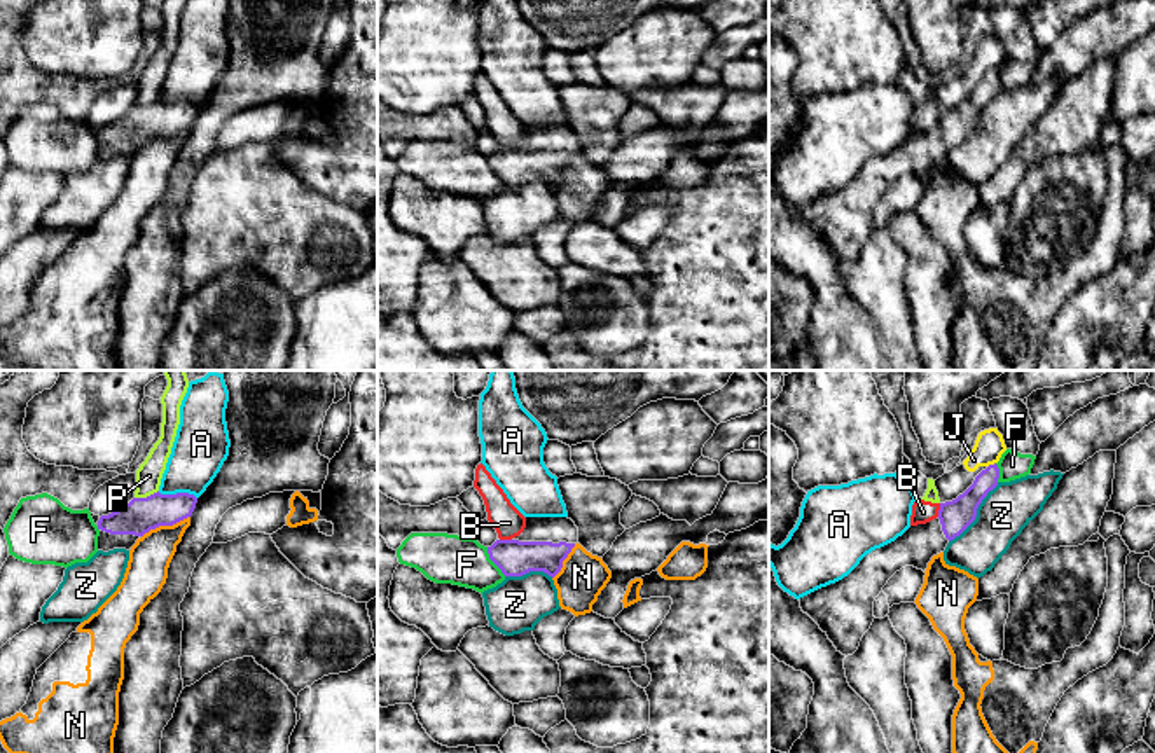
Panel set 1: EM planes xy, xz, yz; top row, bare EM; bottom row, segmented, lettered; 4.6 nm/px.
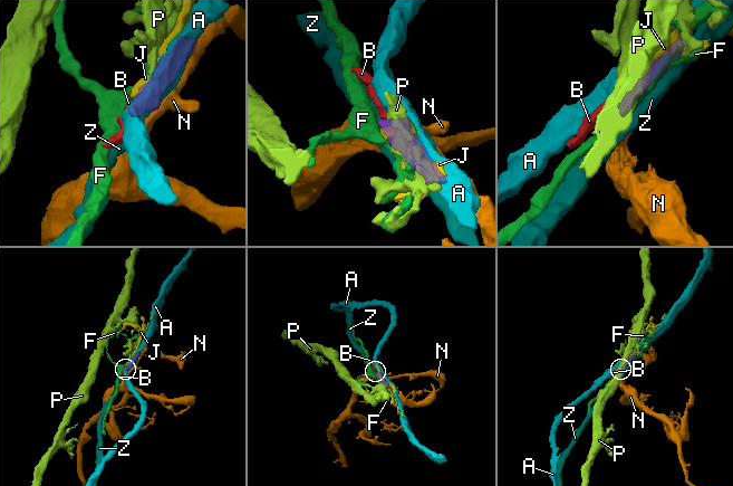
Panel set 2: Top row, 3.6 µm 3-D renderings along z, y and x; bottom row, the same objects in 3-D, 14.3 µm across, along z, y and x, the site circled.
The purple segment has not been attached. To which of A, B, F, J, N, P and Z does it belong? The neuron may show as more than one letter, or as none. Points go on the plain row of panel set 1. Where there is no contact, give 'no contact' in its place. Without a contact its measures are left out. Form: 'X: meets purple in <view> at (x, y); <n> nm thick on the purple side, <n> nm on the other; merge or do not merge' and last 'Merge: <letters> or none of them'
A: meets purple in xy at (177, 102); 160 nm thick on the purple side, 260 nm on the other; do not merge
B: meets purple in yz at (939, 119); 150 nm thick on the purple side, 100 nm on the other; do not merge
F: meets purple in xz at (491, 168); 170 nm thick on the purple side, 220 nm on the other; do not merge
J: meets purple in yz at (991, 74); 130 nm thick on the purple side, 140 nm on the other; do not merge
N: meets purple in xy at (165, 133); 160 nm thick on the purple side, 190 nm on the other; do not merge
P: meets purple in xy at (147, 105); 160 nm thick on the purple side, 120 nm on the other; do not merge
Z: meets purple in yz at (975, 123); 150 nm thick on the purple side, 240 nm on the other; do not merge
Merge: none of them

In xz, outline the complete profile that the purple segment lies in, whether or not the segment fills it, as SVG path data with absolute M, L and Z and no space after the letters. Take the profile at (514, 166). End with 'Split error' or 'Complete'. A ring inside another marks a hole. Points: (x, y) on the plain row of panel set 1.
M526 126L524 140L488 155L489 168L505 185L543 180L556 185L578 152L578 136L568 126Z. Split error

